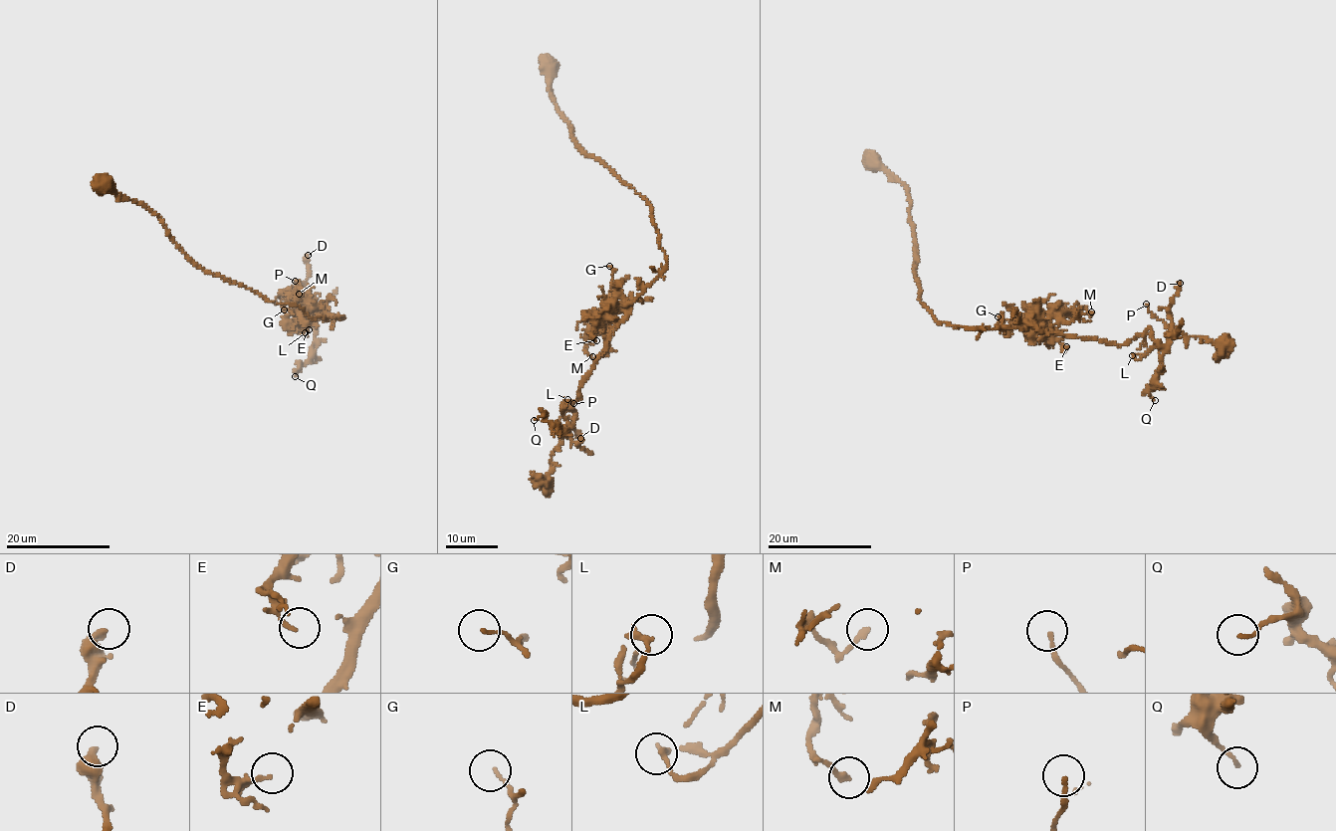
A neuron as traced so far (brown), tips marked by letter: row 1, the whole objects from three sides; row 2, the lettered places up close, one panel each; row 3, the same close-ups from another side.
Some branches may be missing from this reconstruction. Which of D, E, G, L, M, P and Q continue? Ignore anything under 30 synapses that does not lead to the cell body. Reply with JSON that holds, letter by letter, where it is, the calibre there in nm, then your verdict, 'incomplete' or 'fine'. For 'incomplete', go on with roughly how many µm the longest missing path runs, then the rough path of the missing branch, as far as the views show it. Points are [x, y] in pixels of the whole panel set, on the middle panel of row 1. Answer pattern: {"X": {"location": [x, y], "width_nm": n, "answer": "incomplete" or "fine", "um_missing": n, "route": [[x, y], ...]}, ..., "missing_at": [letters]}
{"D": {"location": [580, 438], "width_nm": 280, "answer": "fine"}, "E": {"location": [596, 340], "width_nm": 130, "answer": "fine"}, "G": {"location": [609, 266], "width_nm": 100, "answer": "fine"}, "L": {"location": [567, 399], "width_nm": 240, "answer": "fine"}, "M": {"location": [592, 356], "width_nm": 200, "answer": "fine"}, "P": {"location": [573, 403], "width_nm": 150, "answer": "fine"}, "Q": {"location": [534, 420], "width_nm": 130, "answer": "fine"}, "missing_at": []}

